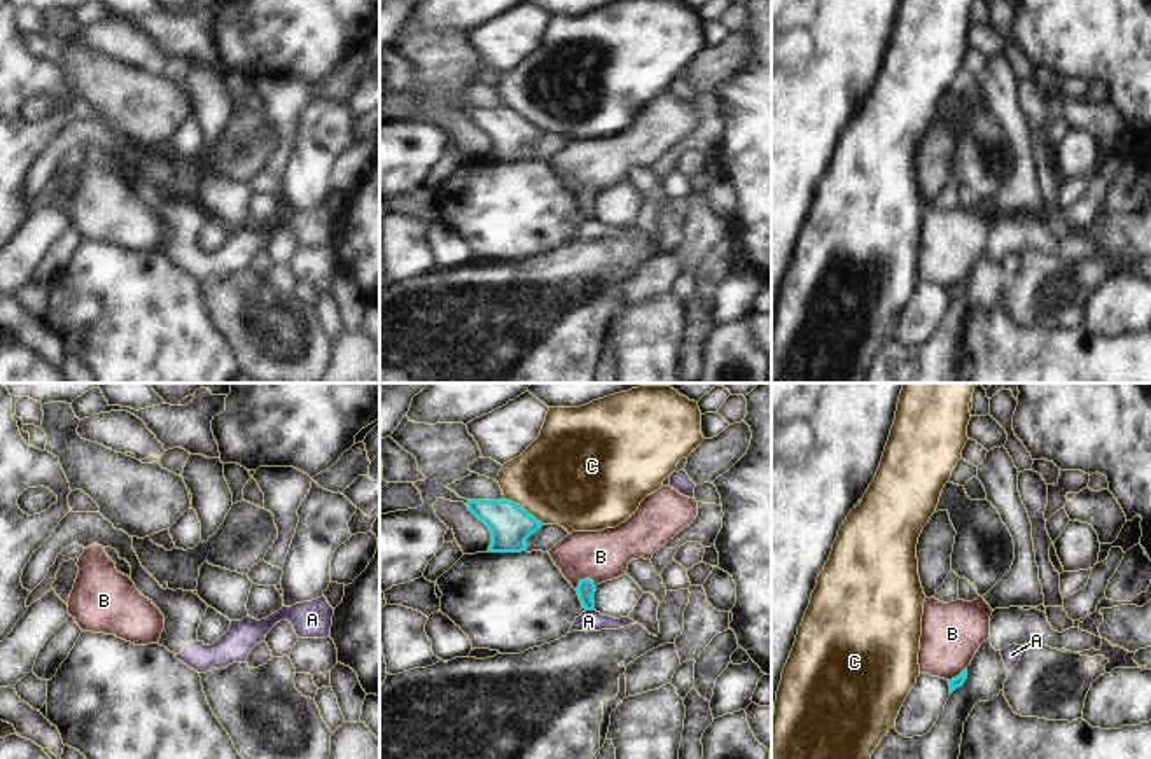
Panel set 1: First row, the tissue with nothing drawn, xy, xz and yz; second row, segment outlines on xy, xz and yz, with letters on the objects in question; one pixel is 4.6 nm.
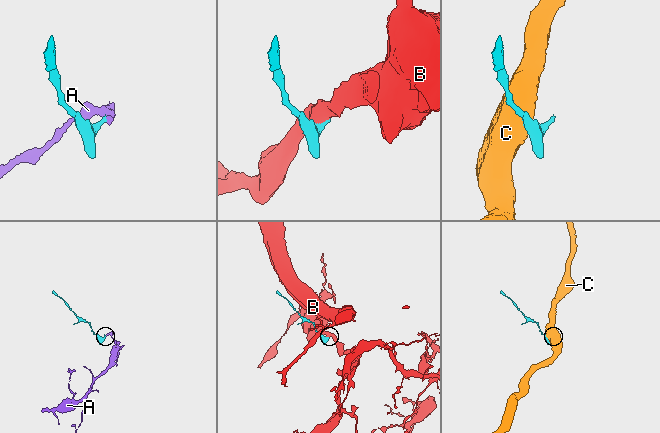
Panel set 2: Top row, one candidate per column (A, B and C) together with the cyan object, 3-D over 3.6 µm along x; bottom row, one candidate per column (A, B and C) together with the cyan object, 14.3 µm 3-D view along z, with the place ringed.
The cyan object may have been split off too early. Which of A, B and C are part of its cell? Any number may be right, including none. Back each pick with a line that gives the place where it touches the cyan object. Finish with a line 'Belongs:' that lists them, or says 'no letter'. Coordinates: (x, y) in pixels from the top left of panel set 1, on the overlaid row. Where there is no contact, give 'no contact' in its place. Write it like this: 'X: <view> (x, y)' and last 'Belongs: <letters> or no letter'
Belongs: no letter

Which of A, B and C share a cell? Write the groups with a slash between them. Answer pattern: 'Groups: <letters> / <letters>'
Groups: A / B / C.

